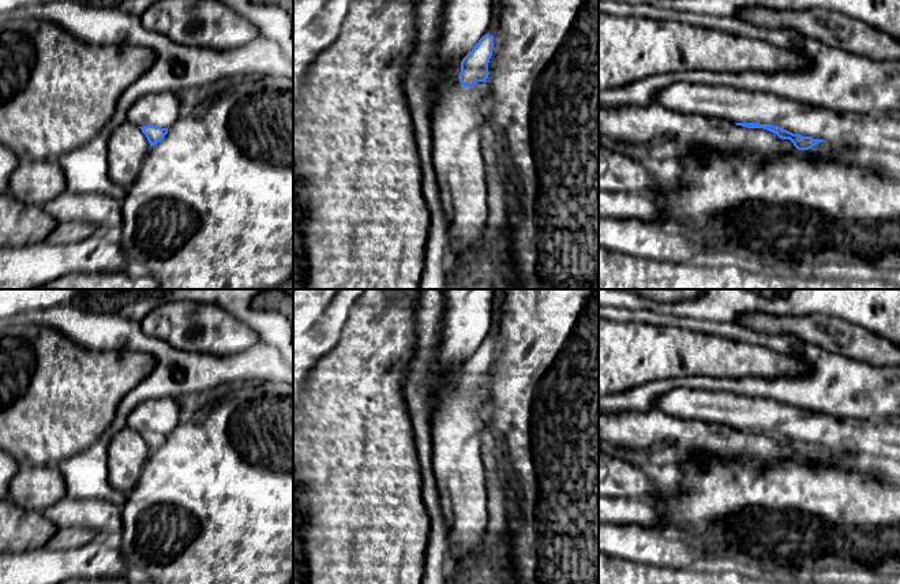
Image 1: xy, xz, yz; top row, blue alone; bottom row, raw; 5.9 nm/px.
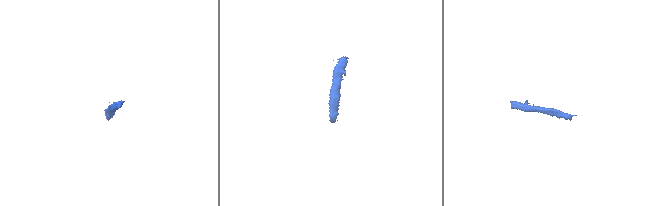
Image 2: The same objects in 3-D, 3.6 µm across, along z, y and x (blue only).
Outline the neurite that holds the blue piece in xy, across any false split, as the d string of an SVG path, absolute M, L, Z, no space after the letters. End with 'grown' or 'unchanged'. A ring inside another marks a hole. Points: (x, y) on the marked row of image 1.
M169 91L150 93L128 109L127 121L138 126L150 146L154 146L164 139L183 112L183 96Z | grown

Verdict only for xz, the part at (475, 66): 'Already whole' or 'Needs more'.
Needs more

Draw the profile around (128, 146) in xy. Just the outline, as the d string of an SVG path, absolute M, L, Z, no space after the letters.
M124 121L109 136L108 172L110 180L128 190L138 177L150 143L142 130Z

